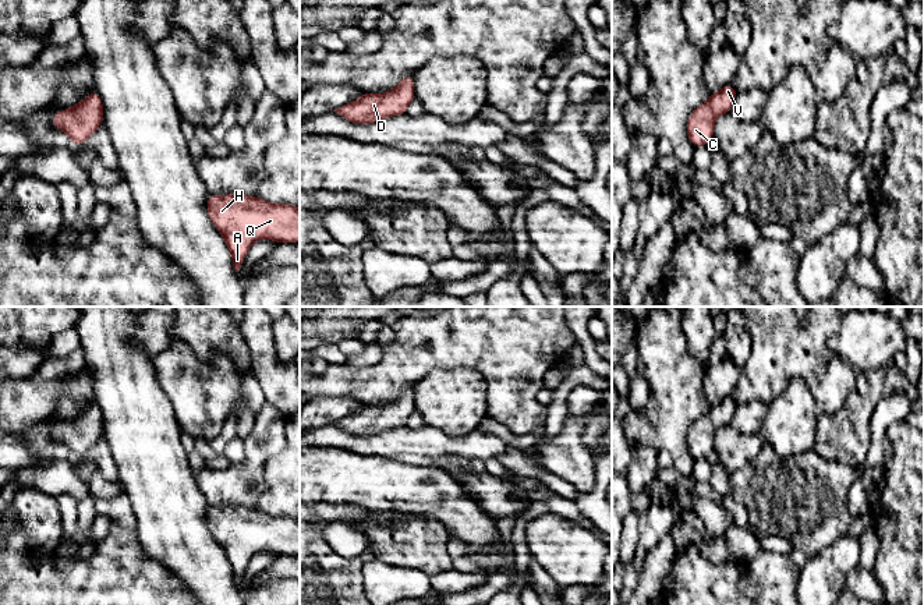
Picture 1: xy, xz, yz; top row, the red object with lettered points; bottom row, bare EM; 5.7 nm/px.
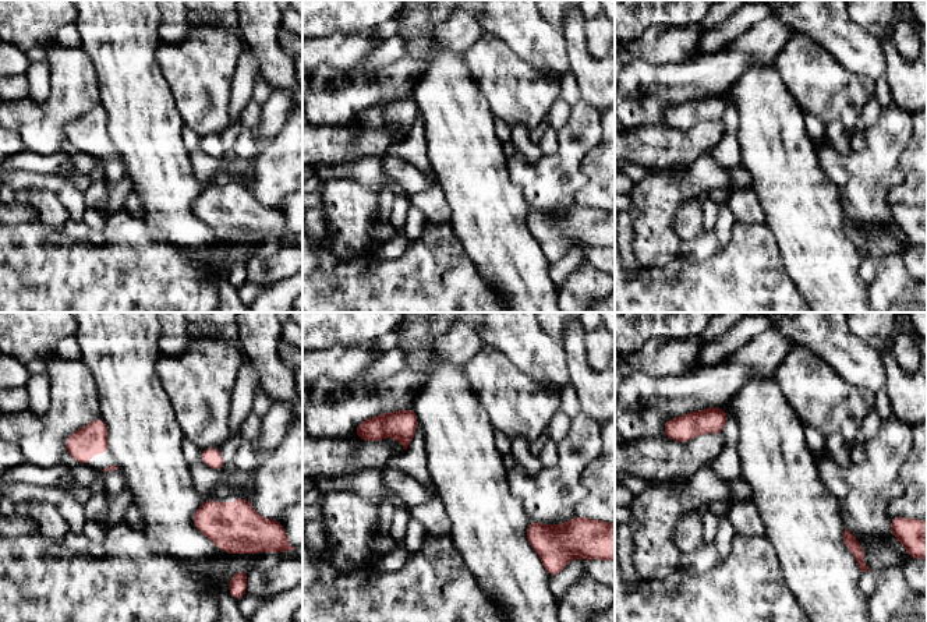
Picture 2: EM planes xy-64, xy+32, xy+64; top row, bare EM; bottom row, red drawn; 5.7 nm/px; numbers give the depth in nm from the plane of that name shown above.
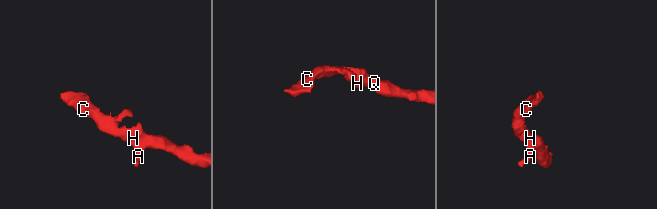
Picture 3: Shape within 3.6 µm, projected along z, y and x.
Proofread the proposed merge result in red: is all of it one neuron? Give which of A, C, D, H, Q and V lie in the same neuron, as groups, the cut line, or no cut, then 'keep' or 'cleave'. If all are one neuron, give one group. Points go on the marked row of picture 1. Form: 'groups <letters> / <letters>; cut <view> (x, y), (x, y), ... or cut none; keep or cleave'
groups A C D H Q V; cut none; keep

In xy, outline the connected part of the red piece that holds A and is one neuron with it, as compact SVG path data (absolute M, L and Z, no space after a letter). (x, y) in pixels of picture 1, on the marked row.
M209 194L208 215L223 236L238 273L254 241L300 243L300 206L272 204L259 197Z

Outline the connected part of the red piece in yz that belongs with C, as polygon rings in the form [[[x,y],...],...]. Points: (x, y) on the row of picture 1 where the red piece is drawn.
[[[727,84],[691,112],[687,120],[687,137],[695,148],[707,145],[714,138],[715,120],[718,116],[730,113],[736,93],[733,85]]]

